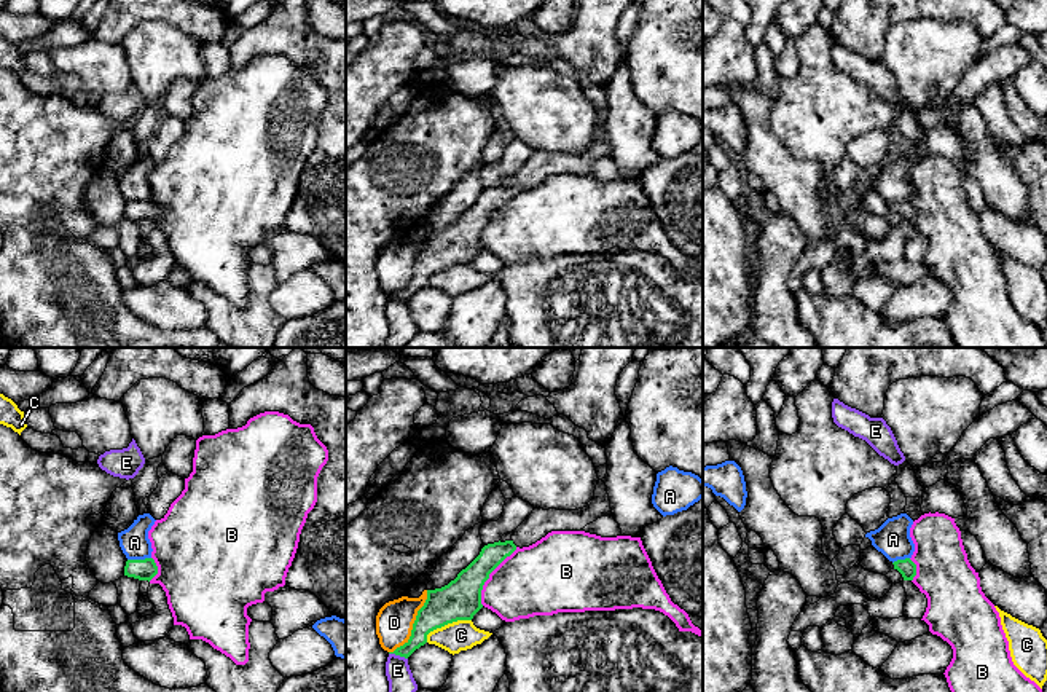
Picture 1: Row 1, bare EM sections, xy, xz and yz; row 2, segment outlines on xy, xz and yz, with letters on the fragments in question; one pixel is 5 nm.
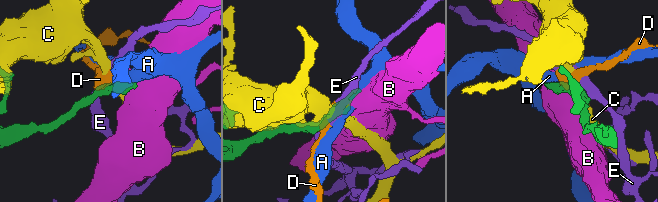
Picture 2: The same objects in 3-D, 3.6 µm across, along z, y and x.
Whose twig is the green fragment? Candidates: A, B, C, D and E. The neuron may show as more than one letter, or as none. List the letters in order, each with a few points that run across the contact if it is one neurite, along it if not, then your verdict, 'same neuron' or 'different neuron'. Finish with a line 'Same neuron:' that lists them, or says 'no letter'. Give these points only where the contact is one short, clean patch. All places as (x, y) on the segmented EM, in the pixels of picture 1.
A: line xy (150, 557), (128, 560); different neuron
B: line xz (517, 547), (490, 574), (482, 590), (482, 605); different neuron
C: different neuron
D: line xz (427, 590), (427, 598), (416, 613), (411, 635), (389, 652); different neuron
E: line xz (389, 652), (407, 659); different neuron
Same neuron: no letter

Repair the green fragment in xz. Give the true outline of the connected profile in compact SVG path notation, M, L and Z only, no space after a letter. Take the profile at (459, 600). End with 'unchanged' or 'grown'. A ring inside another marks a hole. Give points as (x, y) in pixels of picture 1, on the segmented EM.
M598 482L594 497L578 510L534 509L513 531L510 541L488 544L480 555L462 569L454 580L435 590L427 590L427 600L418 611L410 639L394 652L408 659L427 643L427 635L457 620L472 620L483 607L481 590L489 574L518 547L529 547L551 531L580 531L601 517L612 515L607 486Z; grown

